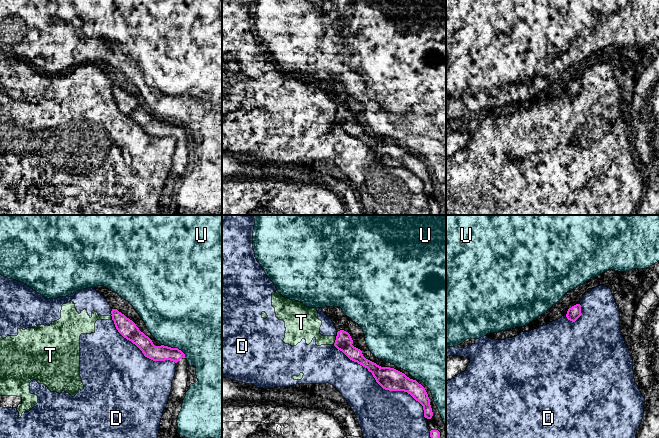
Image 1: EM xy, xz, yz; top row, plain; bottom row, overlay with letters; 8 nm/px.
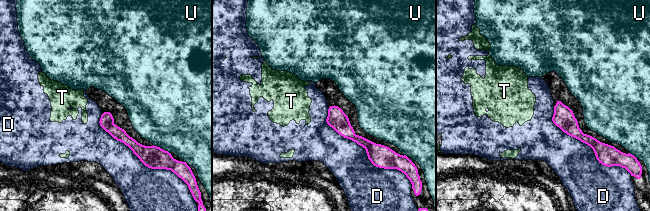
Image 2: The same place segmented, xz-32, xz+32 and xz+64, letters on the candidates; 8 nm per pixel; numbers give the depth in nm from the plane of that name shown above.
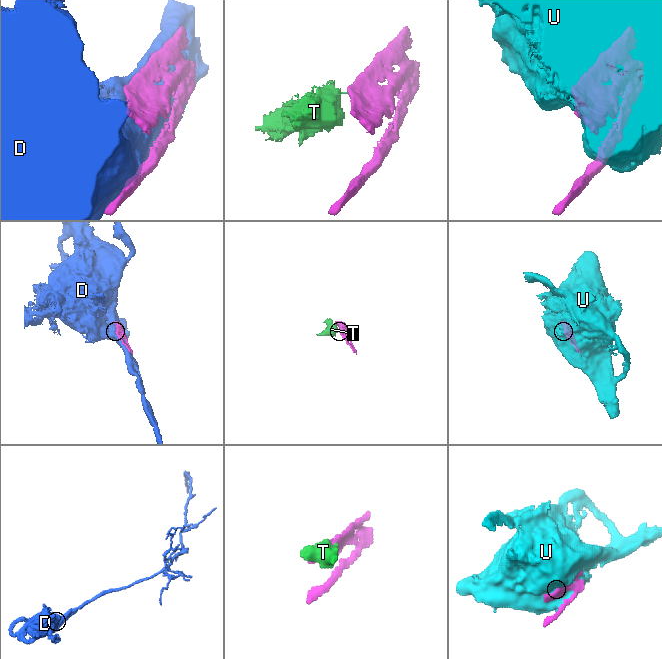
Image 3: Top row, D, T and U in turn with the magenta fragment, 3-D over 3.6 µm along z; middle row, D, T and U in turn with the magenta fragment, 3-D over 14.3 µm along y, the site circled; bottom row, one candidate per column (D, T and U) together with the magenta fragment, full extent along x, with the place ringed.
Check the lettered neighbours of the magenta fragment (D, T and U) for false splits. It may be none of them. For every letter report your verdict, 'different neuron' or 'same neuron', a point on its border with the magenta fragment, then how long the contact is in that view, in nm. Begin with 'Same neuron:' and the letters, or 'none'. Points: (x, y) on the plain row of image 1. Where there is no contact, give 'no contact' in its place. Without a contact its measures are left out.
Same neuron: none
D: different neuron | xz (382, 163) | 950 nm
T: different neuron | xz (335, 116) | 80 nm
U: different neuron | xy (175, 124) | 220 nm

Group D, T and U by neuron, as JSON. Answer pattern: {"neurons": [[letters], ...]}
{"neurons": [["D", "T"], ["U"]]}

